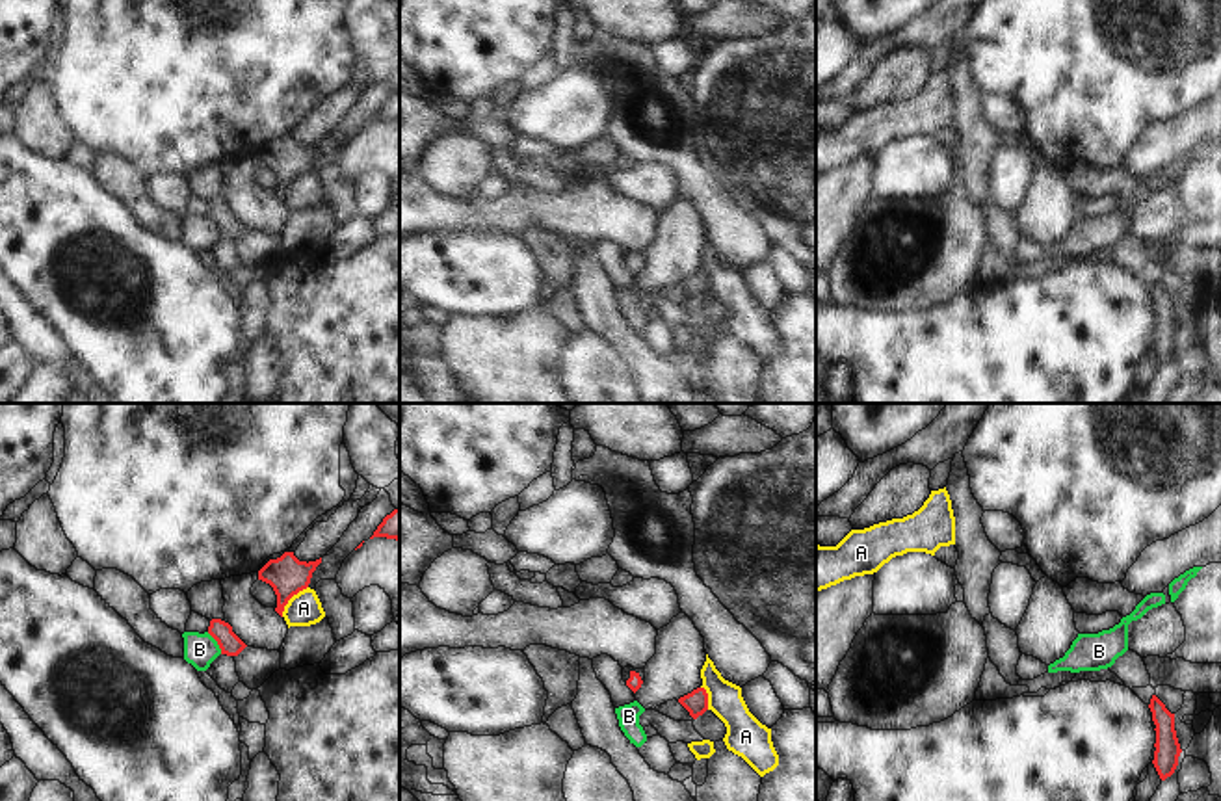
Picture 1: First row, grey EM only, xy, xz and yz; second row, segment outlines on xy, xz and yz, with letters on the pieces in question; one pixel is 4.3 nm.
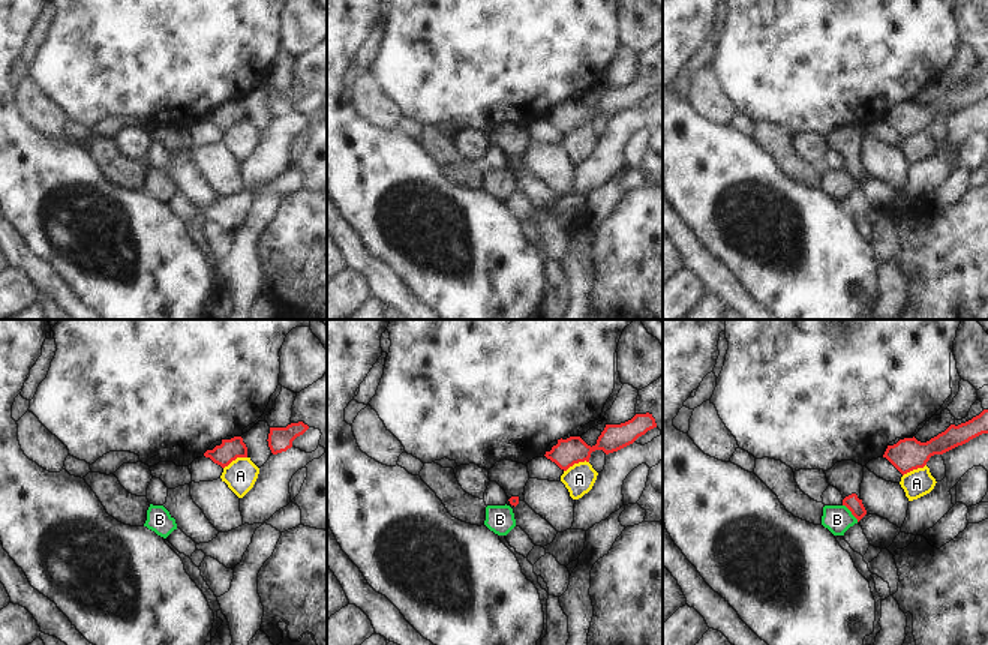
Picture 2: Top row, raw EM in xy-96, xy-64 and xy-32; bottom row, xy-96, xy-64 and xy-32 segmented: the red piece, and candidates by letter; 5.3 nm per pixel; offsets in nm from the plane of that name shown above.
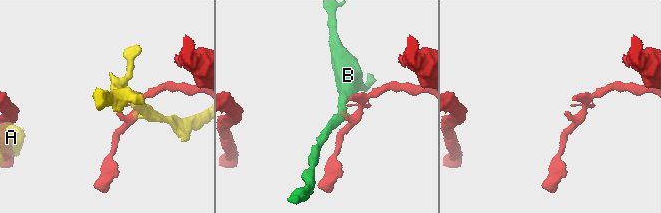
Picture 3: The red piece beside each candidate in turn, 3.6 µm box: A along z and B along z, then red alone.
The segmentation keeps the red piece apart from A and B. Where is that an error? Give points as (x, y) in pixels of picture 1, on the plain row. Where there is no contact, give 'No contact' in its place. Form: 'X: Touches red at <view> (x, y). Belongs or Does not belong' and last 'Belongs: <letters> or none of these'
A: Touches red at xy (290, 181). Does not belong
B: Touches red at xy (218, 227). Does not belong
Belongs: none of these

